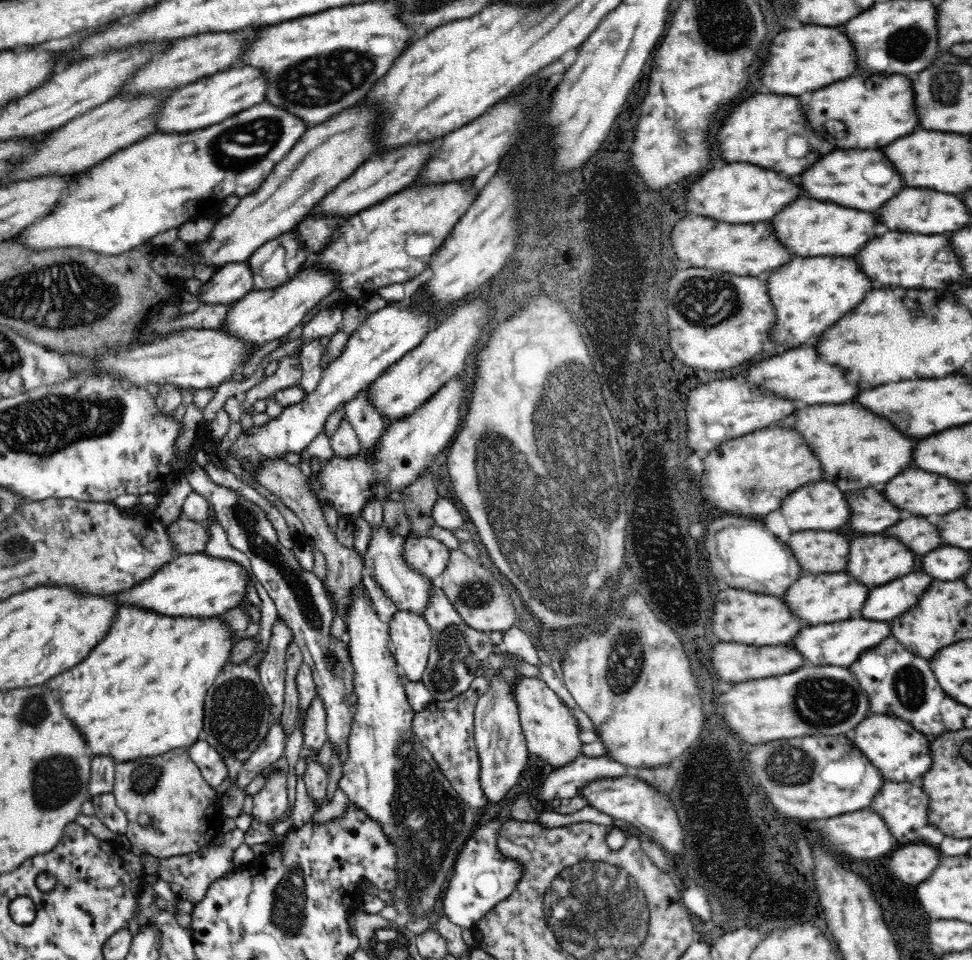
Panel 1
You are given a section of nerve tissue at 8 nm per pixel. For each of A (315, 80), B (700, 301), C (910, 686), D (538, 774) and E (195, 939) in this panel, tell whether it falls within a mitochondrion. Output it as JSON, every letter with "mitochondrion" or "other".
{"A":"mitochondrion","B":"mitochondrion","C":"mitochondrion","D":"other","E":"other"}

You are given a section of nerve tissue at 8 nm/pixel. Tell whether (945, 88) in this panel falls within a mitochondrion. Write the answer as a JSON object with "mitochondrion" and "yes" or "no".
{"mitochondrion":"yes"}

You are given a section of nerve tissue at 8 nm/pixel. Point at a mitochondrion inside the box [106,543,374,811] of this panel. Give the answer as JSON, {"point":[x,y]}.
{"point":[236,709]}

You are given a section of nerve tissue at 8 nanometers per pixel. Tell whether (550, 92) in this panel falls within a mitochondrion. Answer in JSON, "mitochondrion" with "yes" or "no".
{"mitochondrion":"no"}

